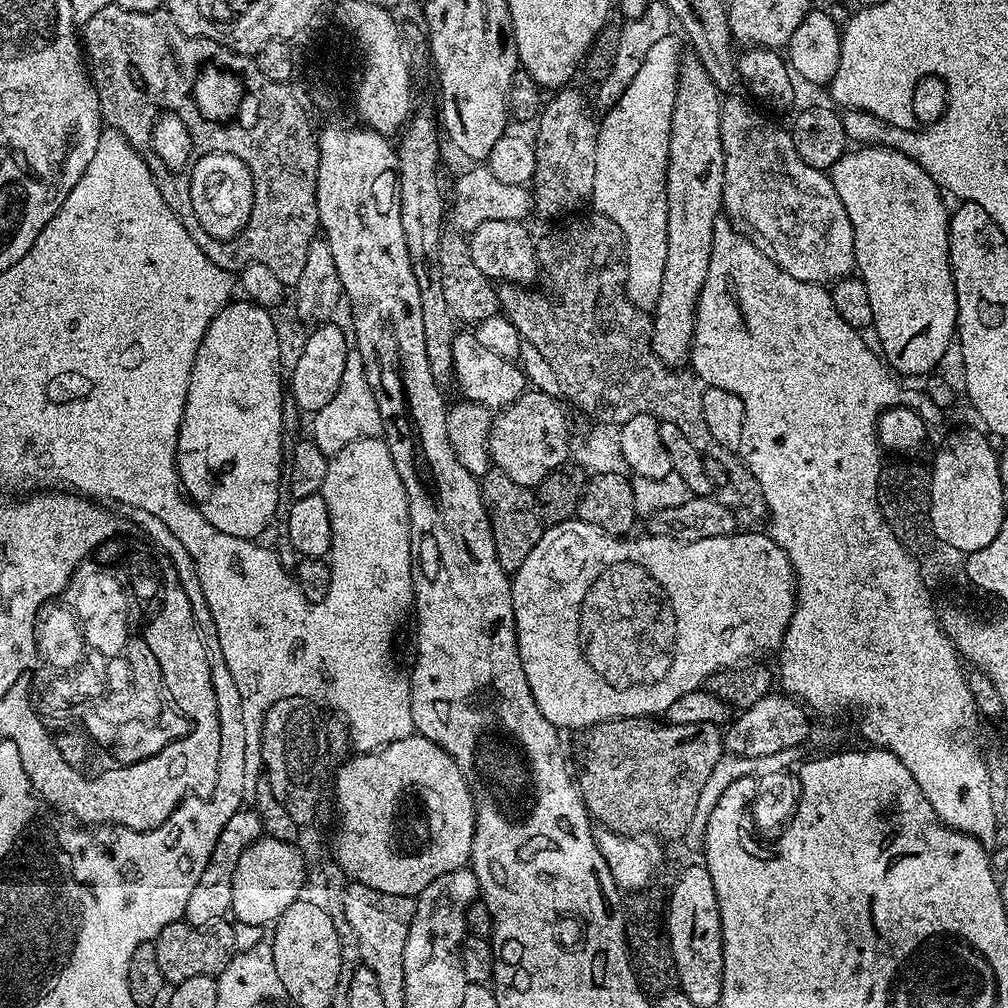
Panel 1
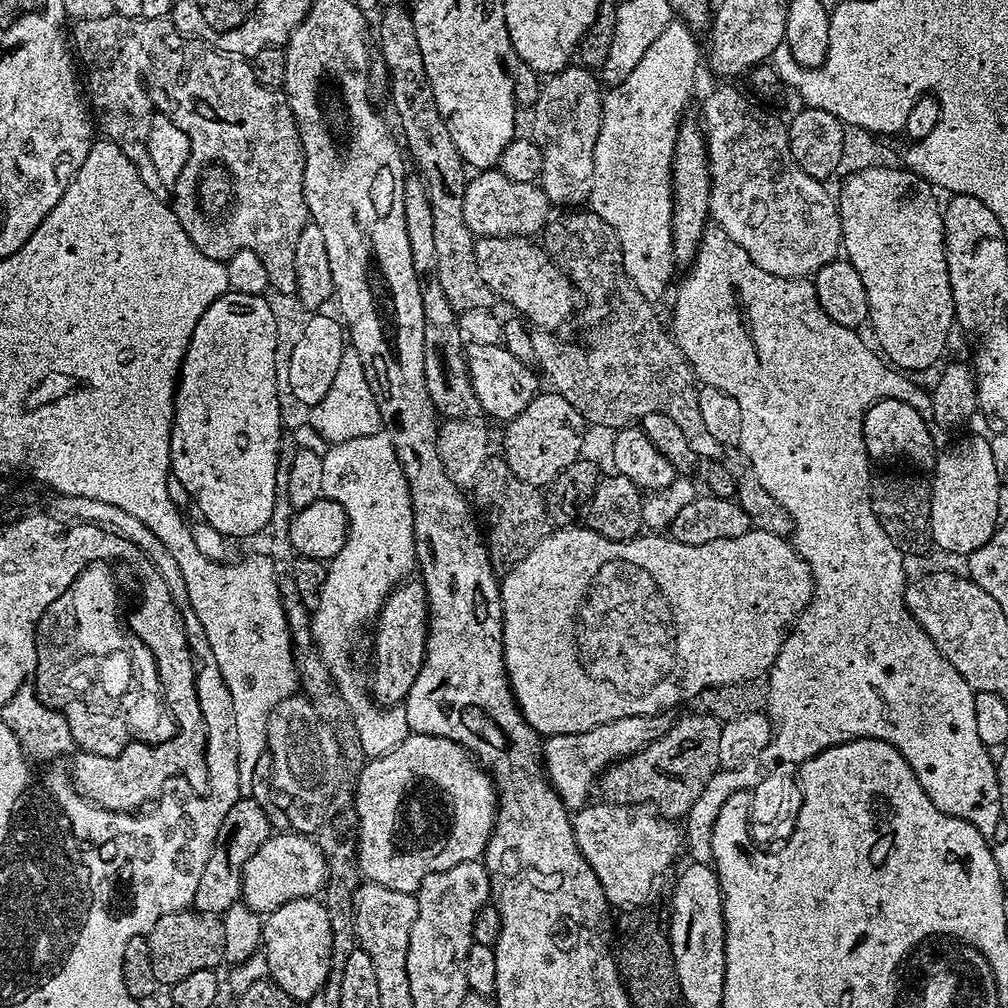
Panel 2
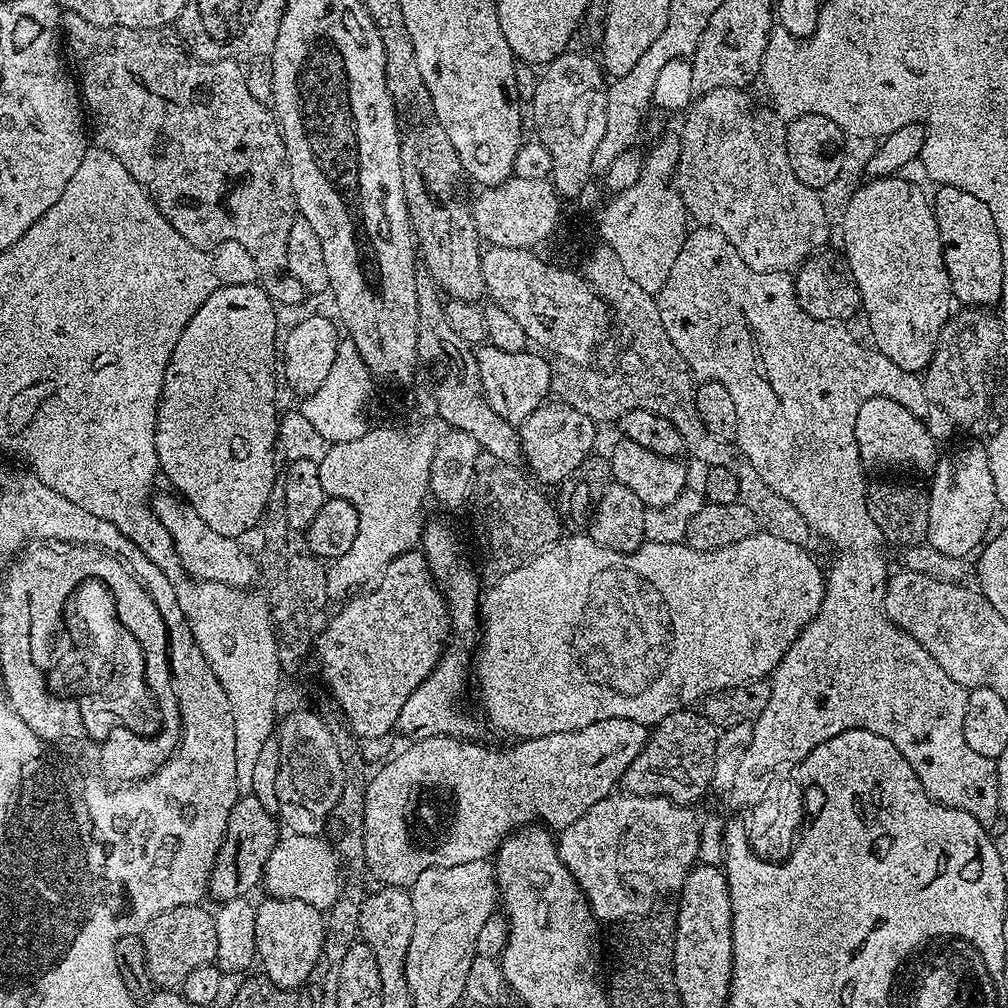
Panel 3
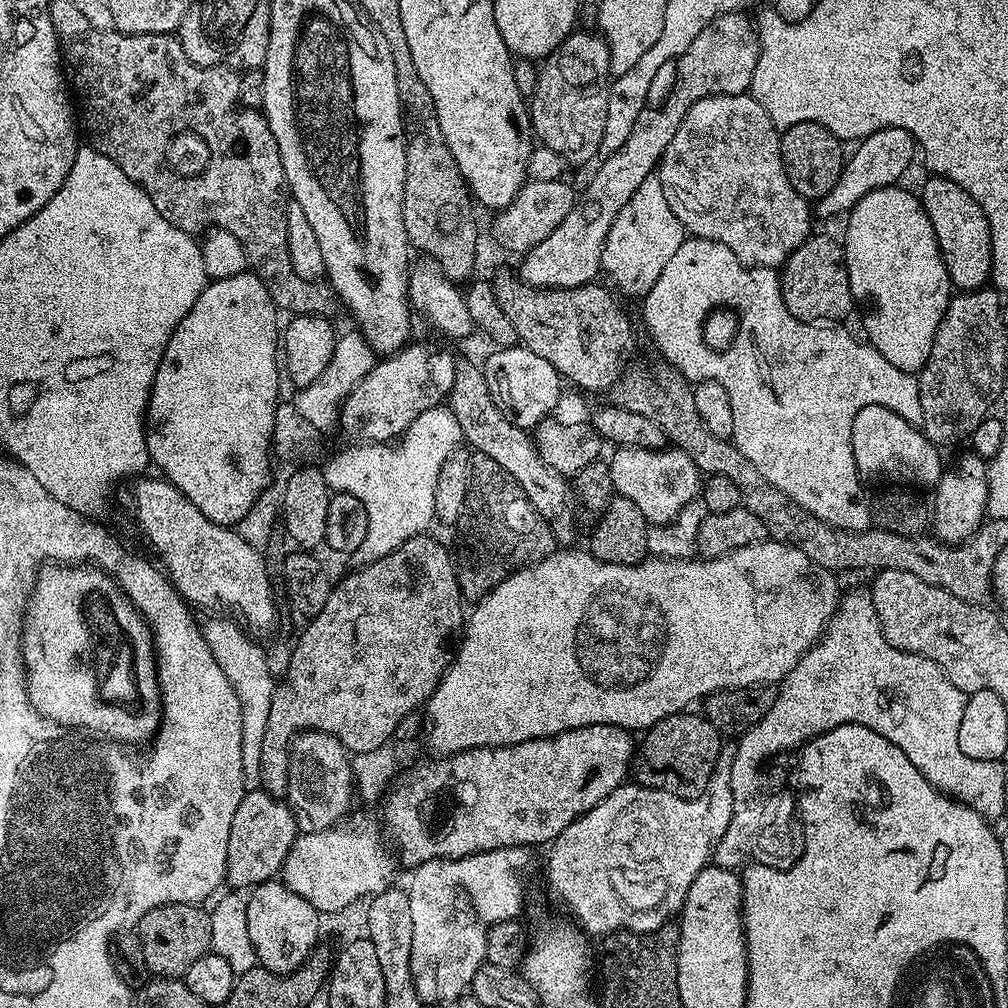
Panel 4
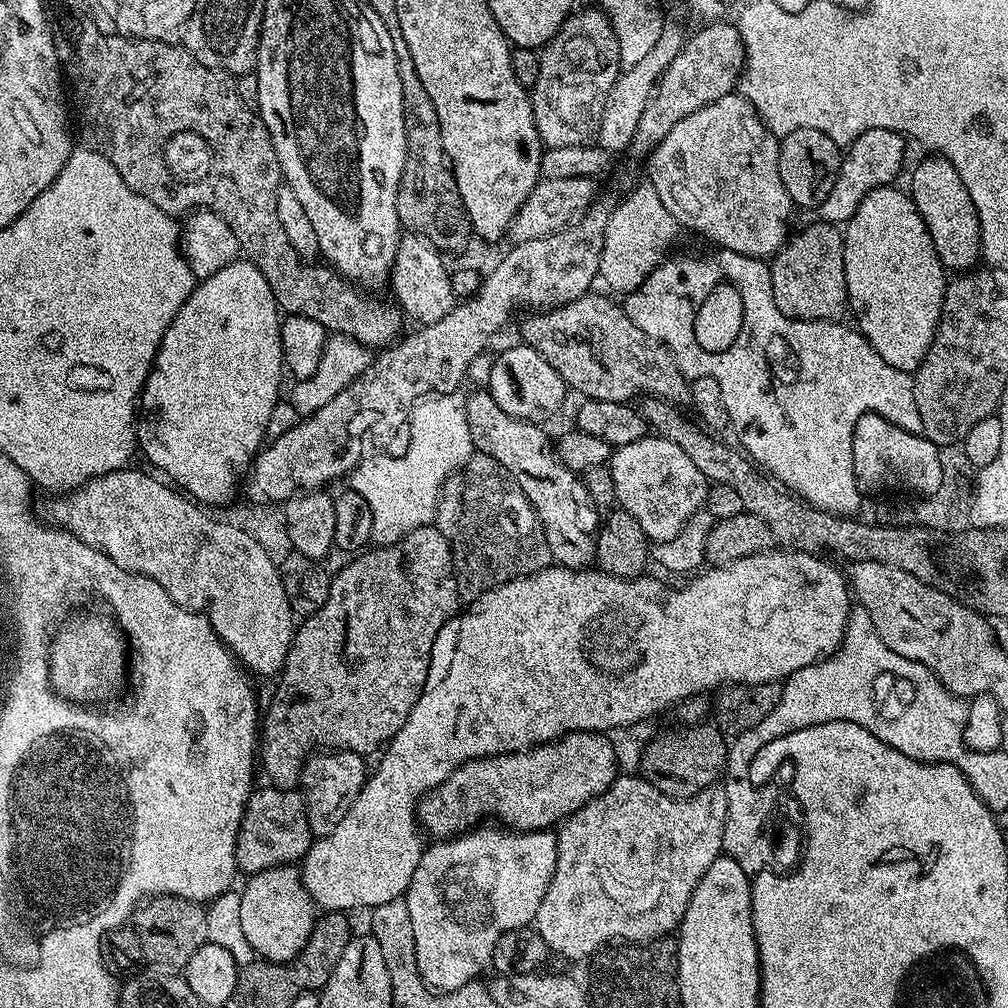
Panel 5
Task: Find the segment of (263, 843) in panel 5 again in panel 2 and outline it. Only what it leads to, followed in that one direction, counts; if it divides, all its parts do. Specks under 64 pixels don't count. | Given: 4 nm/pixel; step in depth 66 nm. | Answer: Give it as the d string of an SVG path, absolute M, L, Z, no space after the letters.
M241 798L230 806L222 826L218 830L216 845L212 847L210 858L206 862L206 870L202 870L202 879L198 882L198 890L194 890L191 907L197 912L209 914L223 914L229 912L241 899L242 874L246 862L254 858L262 842L273 835L272 823L268 815L258 806L258 802L251 798Z

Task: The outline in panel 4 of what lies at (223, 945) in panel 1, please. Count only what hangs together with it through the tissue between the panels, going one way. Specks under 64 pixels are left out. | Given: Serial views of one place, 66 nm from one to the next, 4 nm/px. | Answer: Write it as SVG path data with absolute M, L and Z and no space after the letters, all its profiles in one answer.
M163 904L154 910L150 910L139 922L138 935L142 942L142 954L146 954L146 966L149 973L156 978L180 978L183 977L186 970L190 970L190 966L194 966L194 962L198 962L198 958L205 956L211 949L212 943L210 942L210 922L208 921L209 913L203 912L203 907L194 904Z

